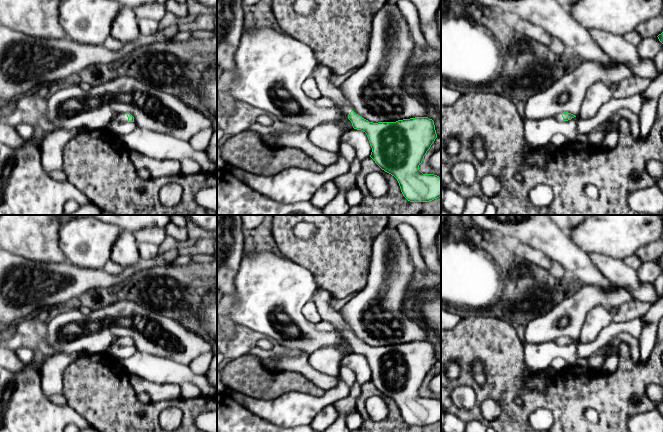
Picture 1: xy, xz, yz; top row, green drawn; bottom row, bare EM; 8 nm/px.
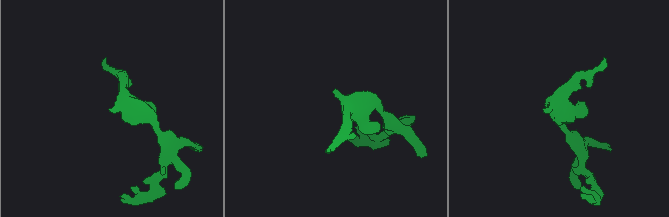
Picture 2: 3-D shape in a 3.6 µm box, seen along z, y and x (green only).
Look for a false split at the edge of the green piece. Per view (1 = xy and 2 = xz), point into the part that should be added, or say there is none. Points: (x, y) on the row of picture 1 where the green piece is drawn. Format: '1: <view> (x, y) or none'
1: xy (122, 117)
2: xz (321, 74)

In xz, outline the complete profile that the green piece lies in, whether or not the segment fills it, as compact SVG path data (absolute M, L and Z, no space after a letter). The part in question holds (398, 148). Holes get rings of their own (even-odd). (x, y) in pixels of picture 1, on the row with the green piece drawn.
M320 63L312 73L322 97L331 99L336 107L348 116L354 129L366 133L372 148L370 157L382 170L397 179L403 196L410 202L429 202L439 198L441 196L441 177L434 174L423 174L419 170L424 156L437 138L434 121L428 117L415 117L396 122L369 122L356 114L347 104L339 87L331 83L331 74L331 69Z

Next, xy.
M119 113L113 118L115 121L121 121L121 122L134 122L134 117L130 113Z

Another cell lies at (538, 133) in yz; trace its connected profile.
M579 116L563 122L558 122L553 118L525 120L524 132L527 145L533 149L542 148L557 133L565 135L569 140L576 139L579 135L578 124L580 120Z

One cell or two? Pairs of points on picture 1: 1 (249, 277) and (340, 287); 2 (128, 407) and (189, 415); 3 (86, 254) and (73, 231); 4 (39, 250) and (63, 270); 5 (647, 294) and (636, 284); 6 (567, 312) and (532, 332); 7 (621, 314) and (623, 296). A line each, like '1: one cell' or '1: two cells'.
1: two cells
2: one cell
3: one cell
4: two cells
5: one cell
6: one cell
7: two cells

